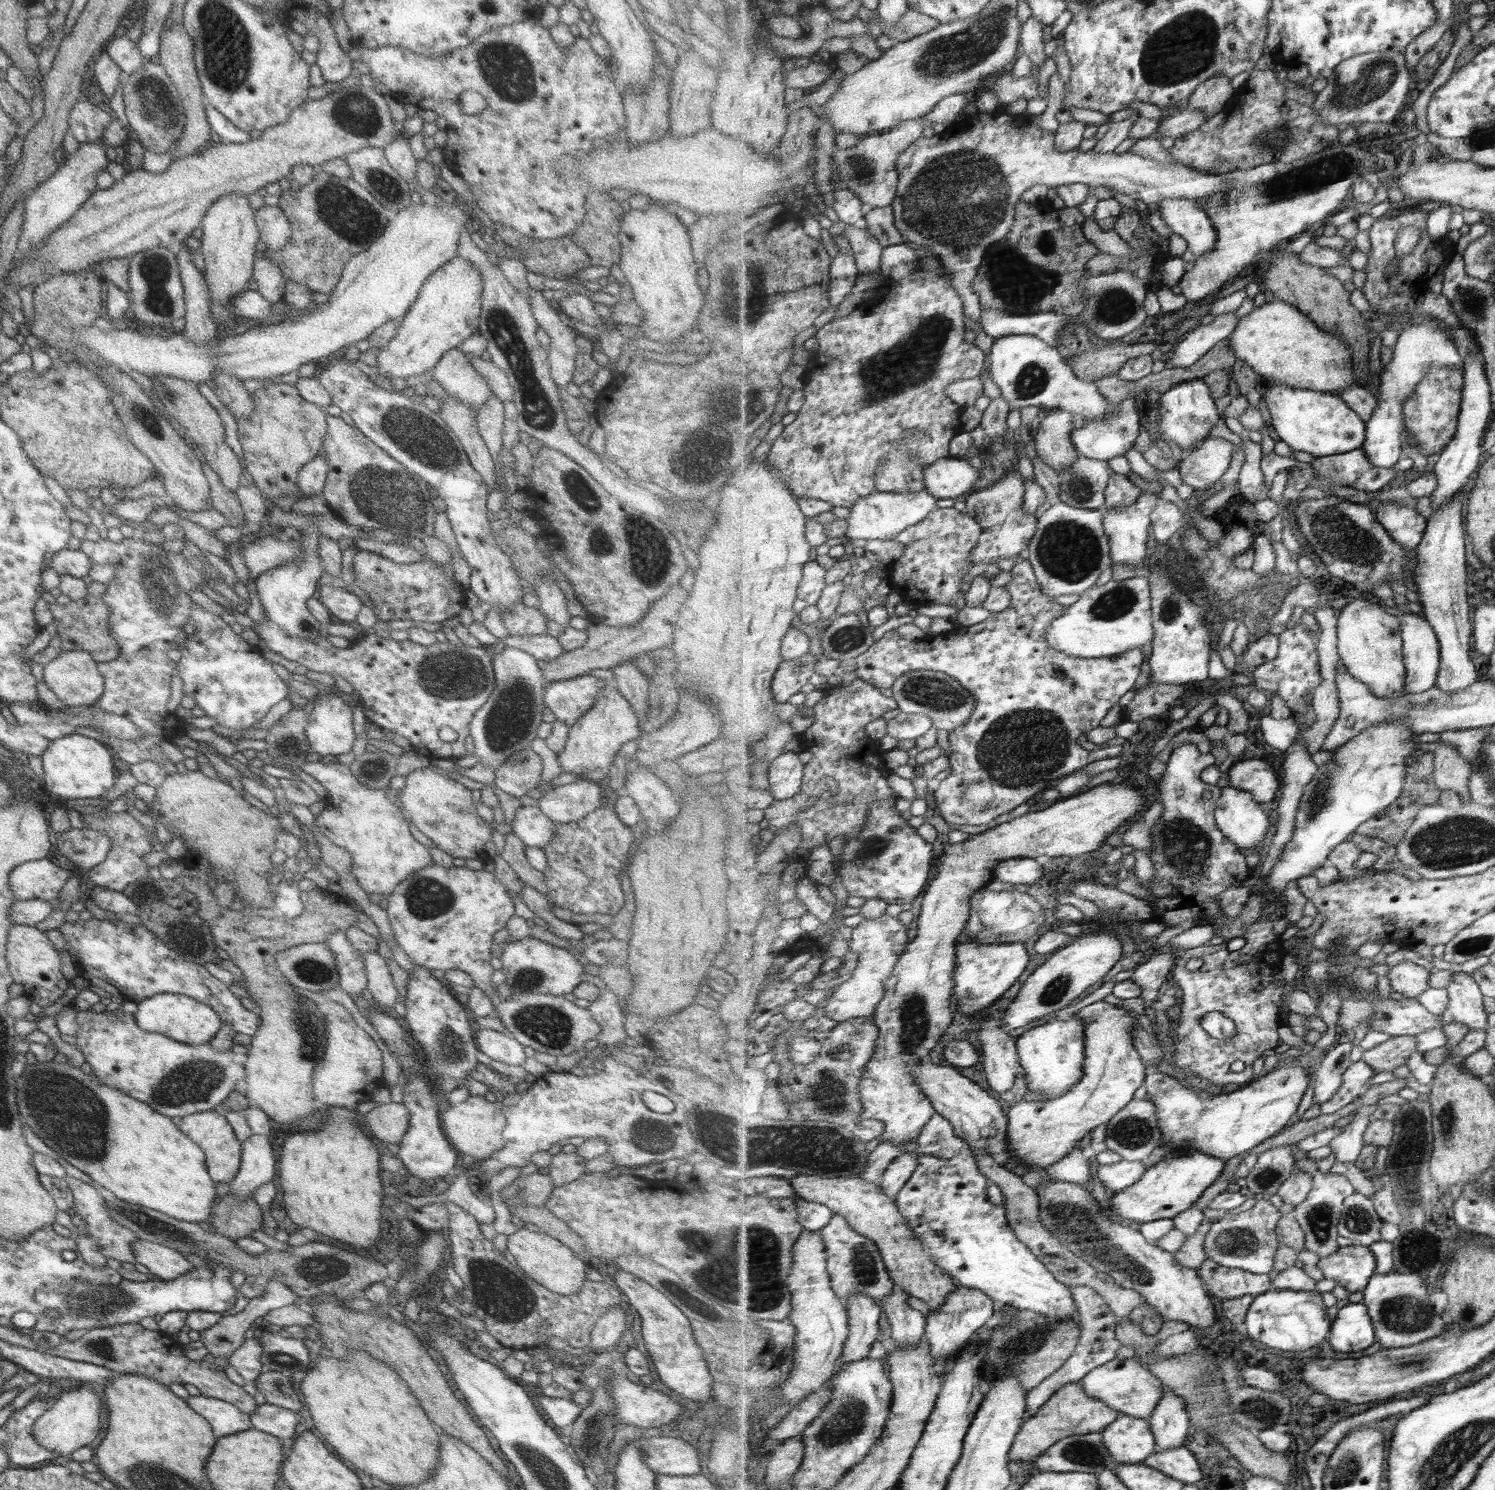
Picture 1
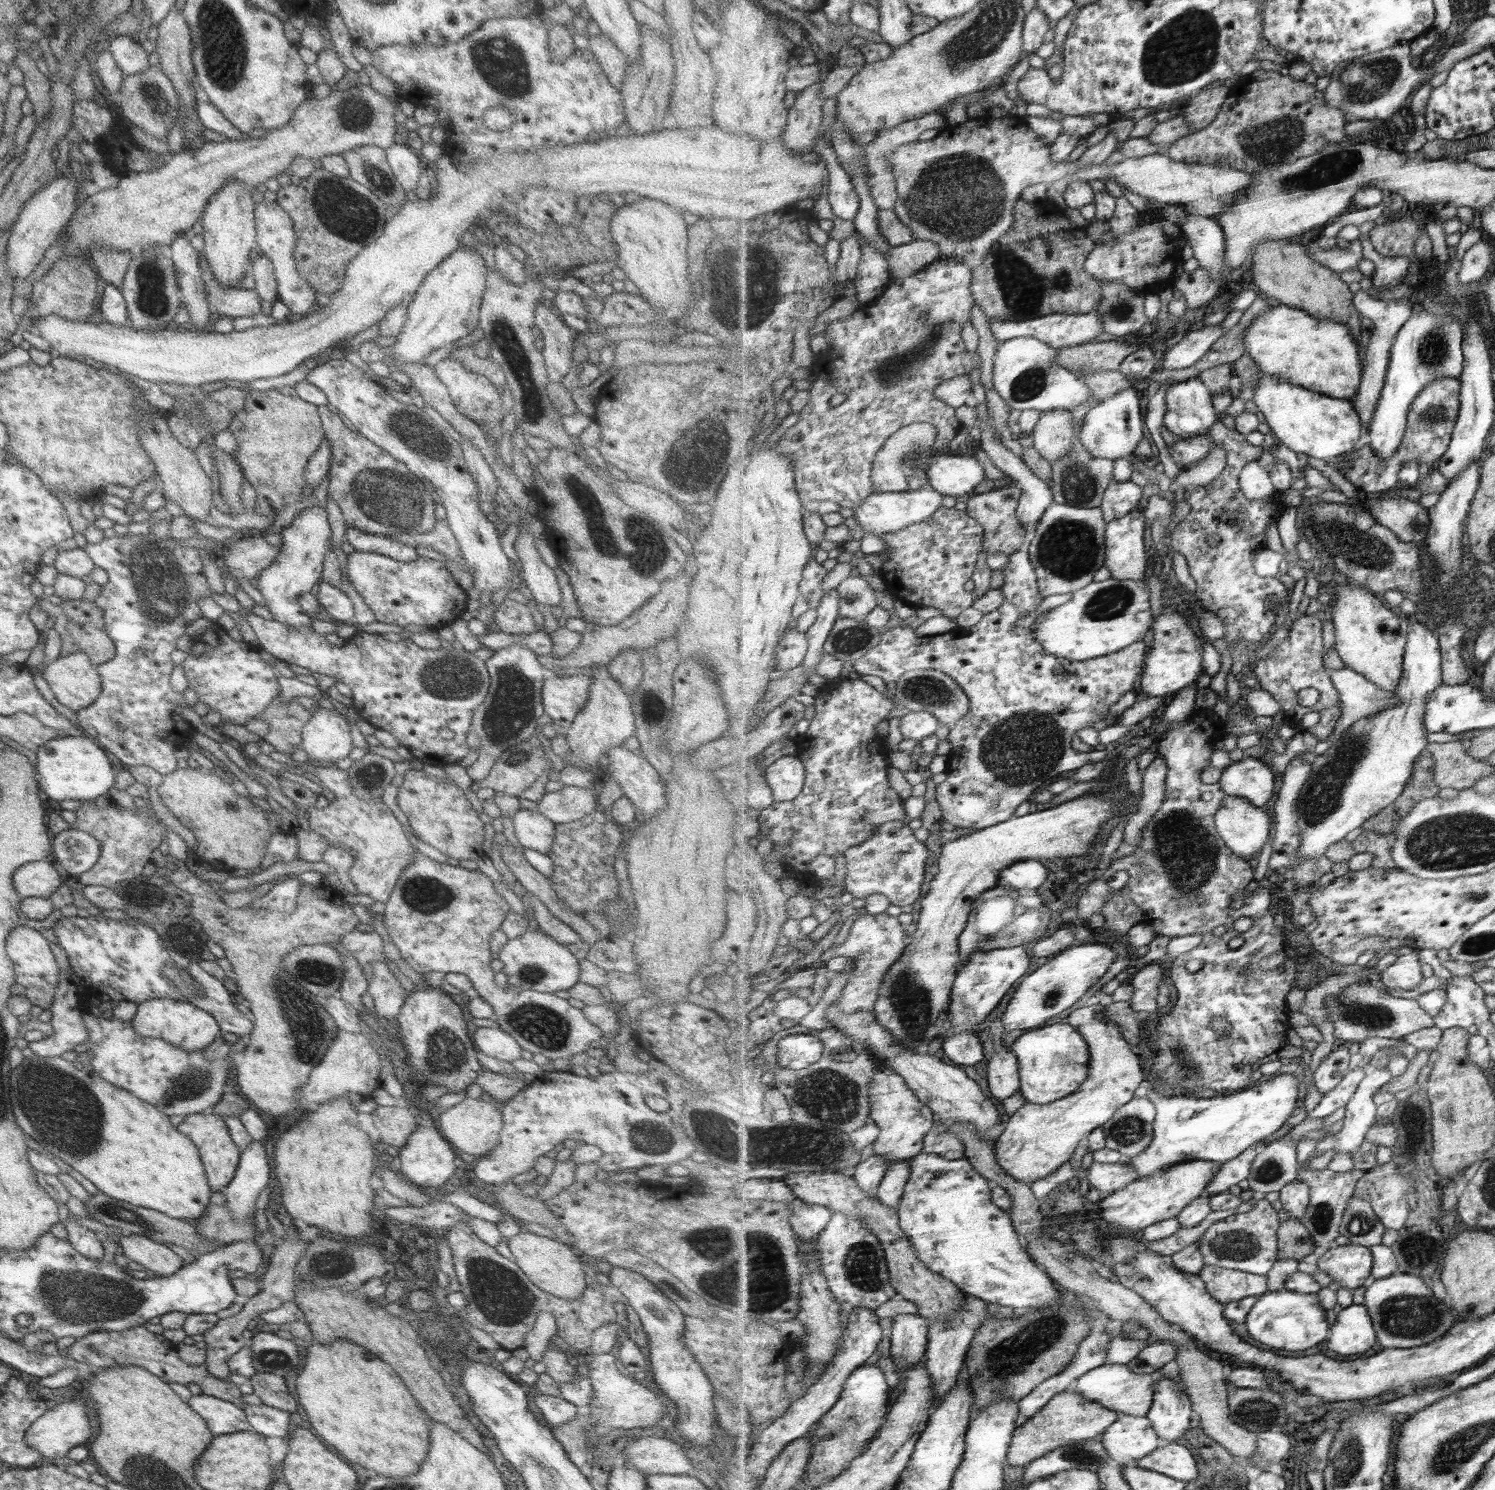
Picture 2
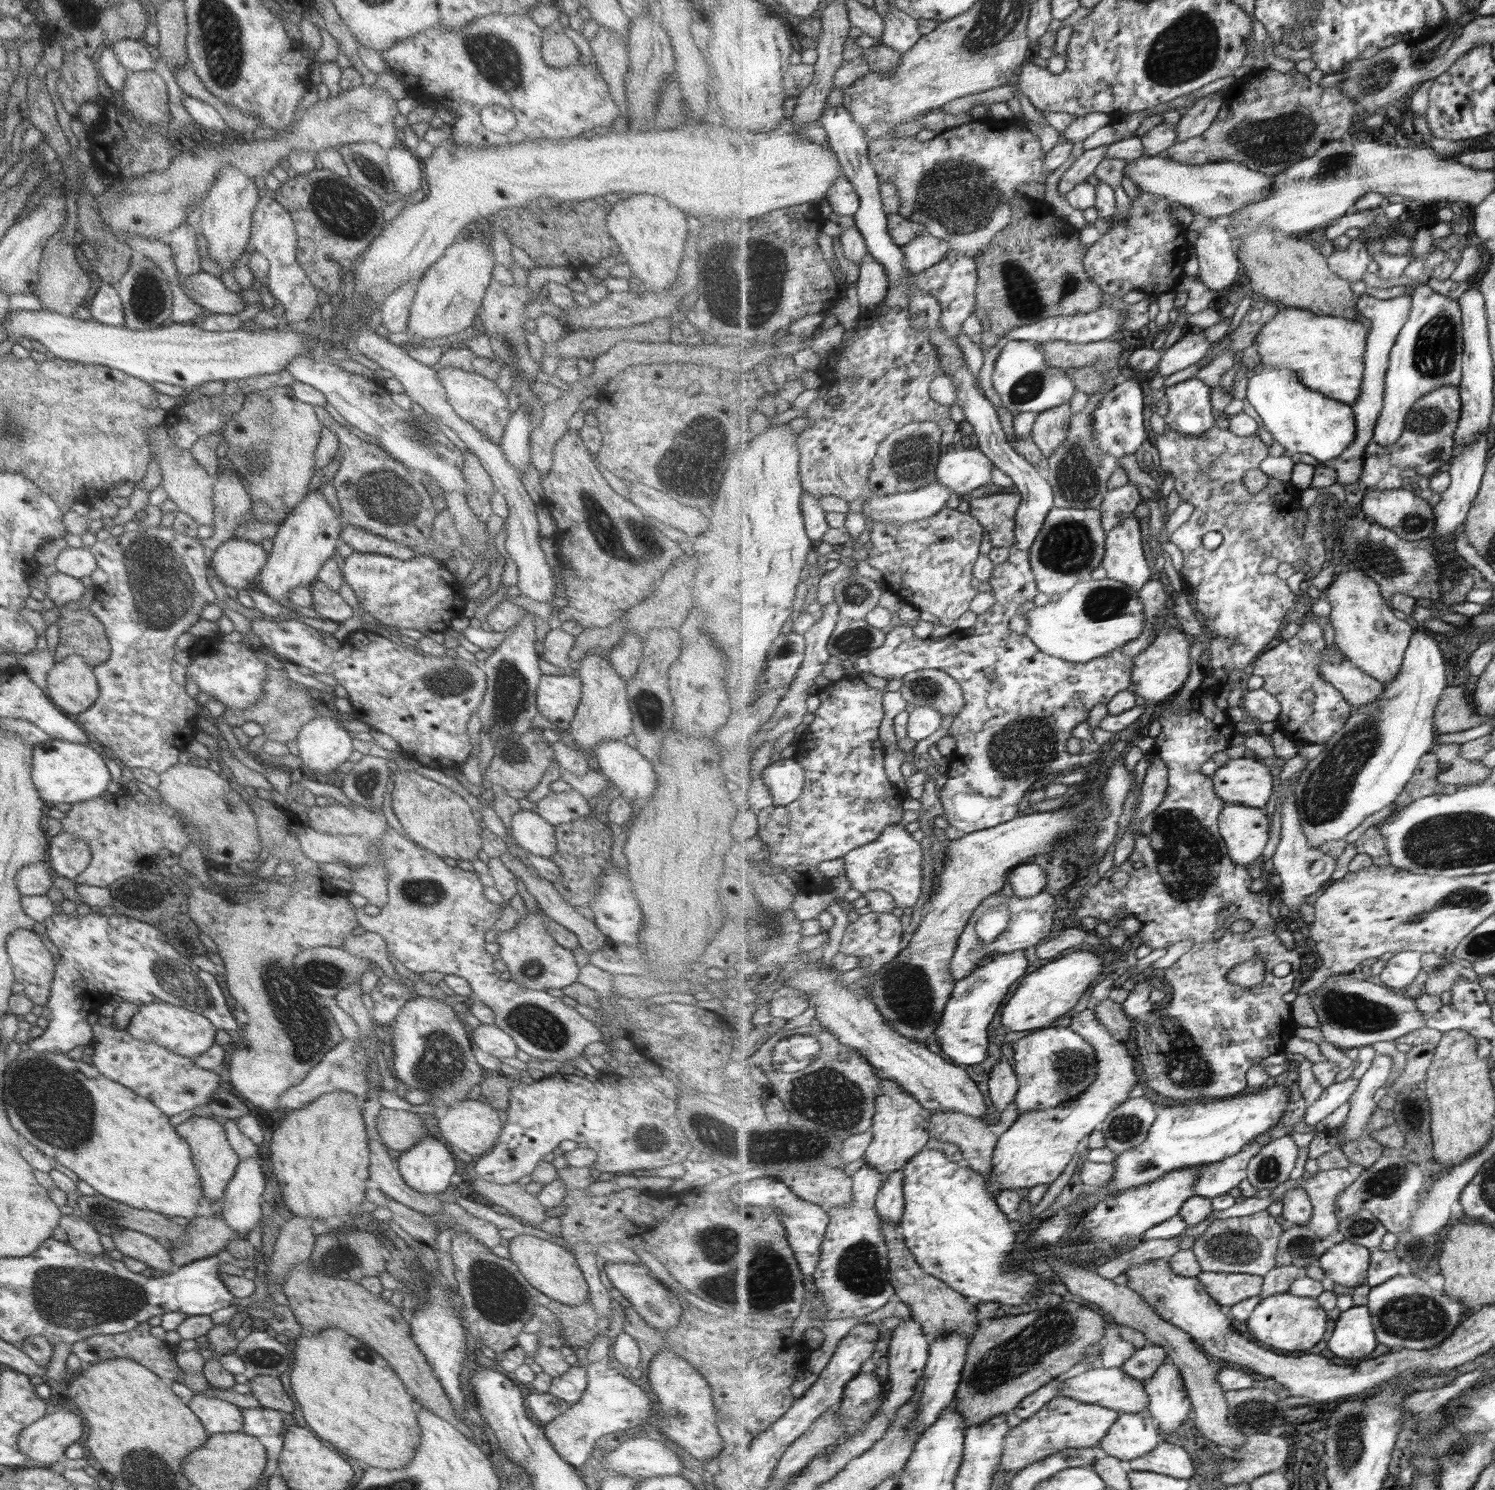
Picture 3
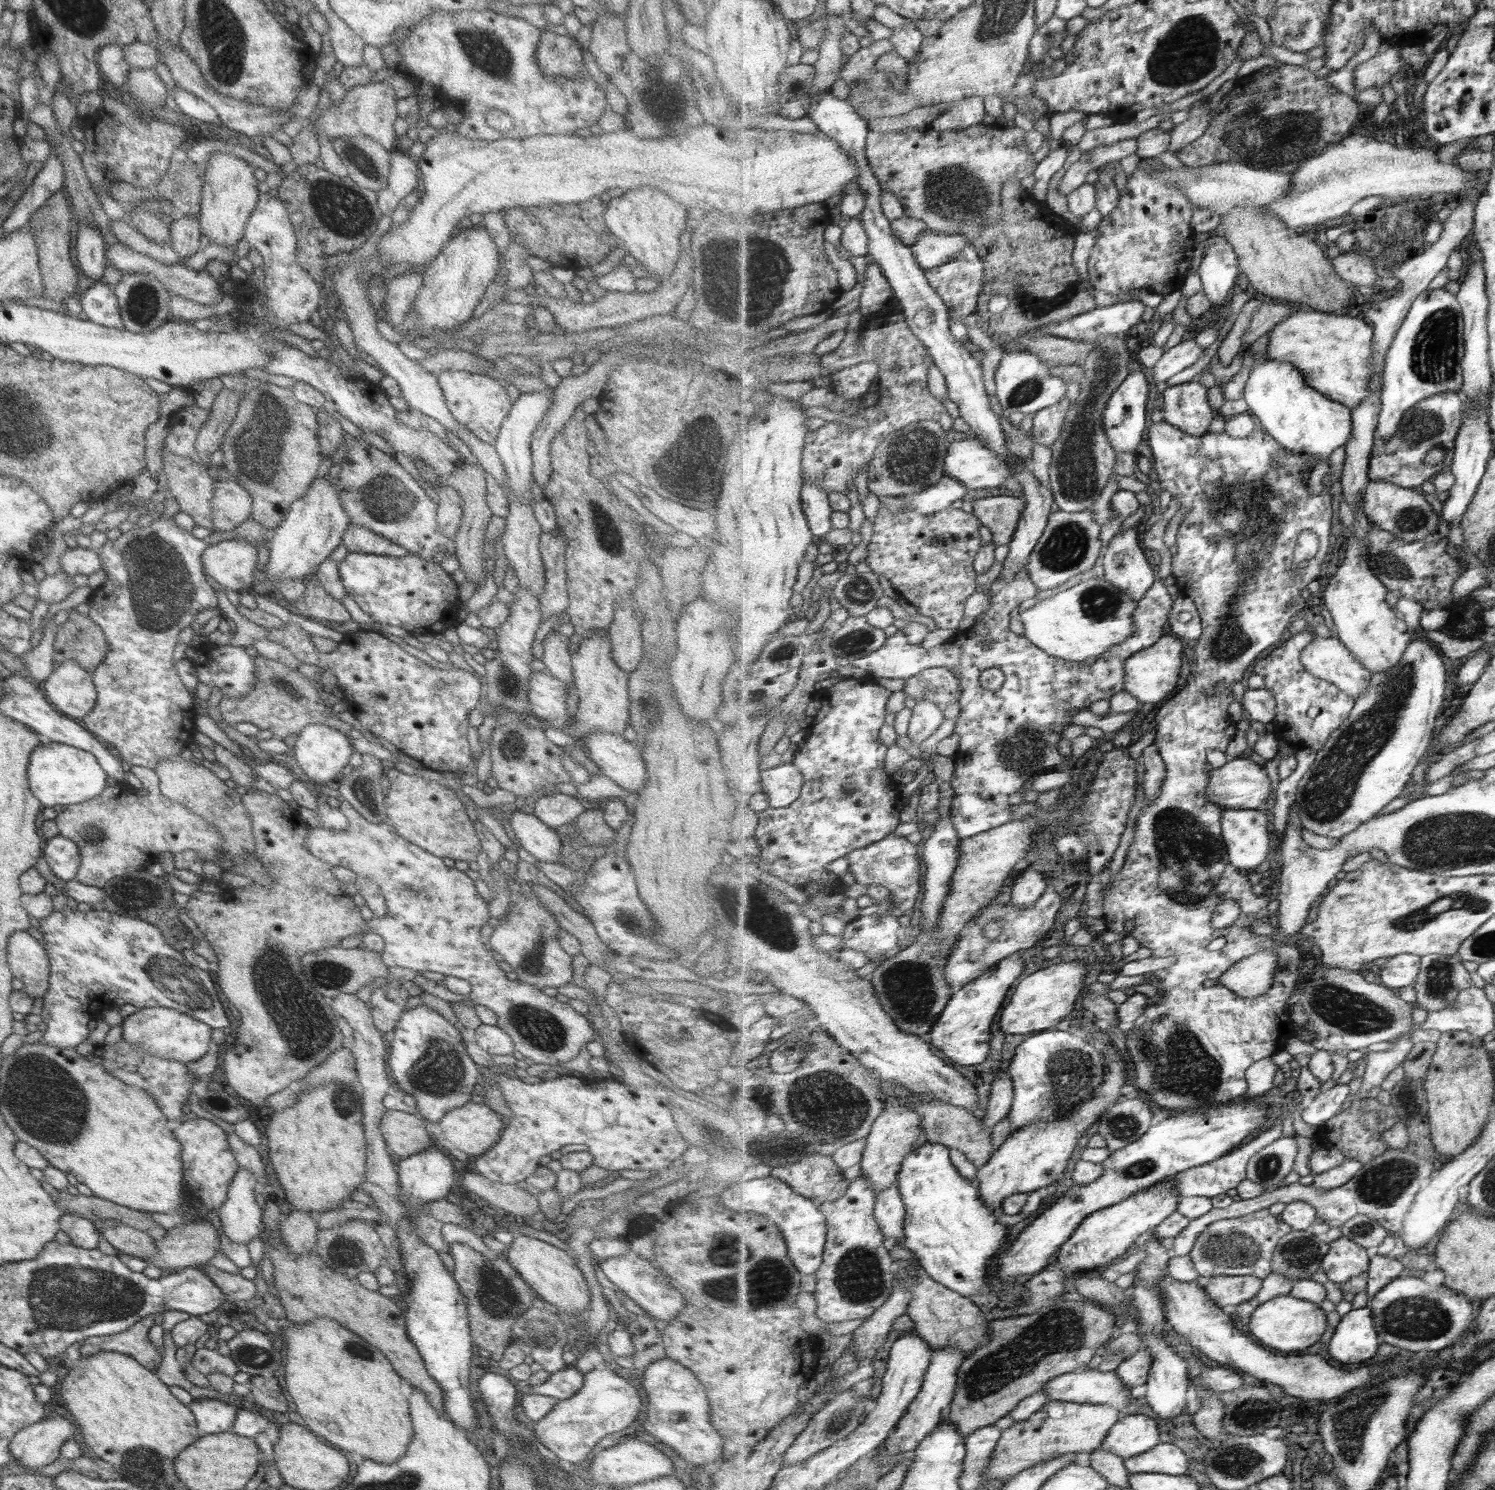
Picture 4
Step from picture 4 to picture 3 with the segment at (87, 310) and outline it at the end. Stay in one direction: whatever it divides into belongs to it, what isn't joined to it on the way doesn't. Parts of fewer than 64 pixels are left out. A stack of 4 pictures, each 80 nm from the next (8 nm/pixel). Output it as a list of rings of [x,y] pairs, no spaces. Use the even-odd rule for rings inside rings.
[[[101,283],[89,305],[85,307],[93,321],[111,326],[122,326],[124,323],[121,301],[111,285]]]

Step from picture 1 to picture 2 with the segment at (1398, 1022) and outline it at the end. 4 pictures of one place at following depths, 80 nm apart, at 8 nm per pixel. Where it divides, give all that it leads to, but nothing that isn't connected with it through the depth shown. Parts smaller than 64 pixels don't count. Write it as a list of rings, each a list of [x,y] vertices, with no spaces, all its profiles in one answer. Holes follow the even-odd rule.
[[[1355,983],[1342,989],[1335,997],[1325,999],[1325,1008],[1329,1020],[1335,1026],[1335,1038],[1344,1041],[1360,1043],[1367,1038],[1394,1038],[1403,1039],[1417,1030],[1436,1025],[1434,1016],[1431,1016],[1420,1004],[1418,999],[1405,999],[1390,996],[1381,988]]]

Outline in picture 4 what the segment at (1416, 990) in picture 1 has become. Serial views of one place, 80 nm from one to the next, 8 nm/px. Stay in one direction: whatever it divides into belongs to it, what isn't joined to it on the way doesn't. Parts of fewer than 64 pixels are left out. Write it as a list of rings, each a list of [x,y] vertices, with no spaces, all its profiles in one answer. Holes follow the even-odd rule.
[[[1402,954],[1391,957],[1381,966],[1380,982],[1387,988],[1398,991],[1417,980],[1421,967],[1422,956]]]

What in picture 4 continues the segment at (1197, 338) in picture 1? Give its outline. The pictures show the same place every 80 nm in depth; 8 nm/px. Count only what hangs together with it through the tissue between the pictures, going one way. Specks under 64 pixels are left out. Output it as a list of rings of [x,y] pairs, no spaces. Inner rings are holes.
[[[1193,337],[1189,340],[1181,340],[1178,345],[1165,351],[1161,360],[1152,368],[1155,384],[1166,383],[1175,374],[1193,366],[1201,358],[1203,350],[1204,348],[1201,348]]]

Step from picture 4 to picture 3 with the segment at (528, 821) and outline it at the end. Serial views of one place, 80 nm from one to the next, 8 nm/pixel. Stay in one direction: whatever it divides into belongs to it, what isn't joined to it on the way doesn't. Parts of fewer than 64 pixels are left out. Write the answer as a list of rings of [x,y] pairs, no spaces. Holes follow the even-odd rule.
[[[532,811],[516,812],[510,820],[509,832],[519,849],[550,858],[555,850],[554,826]]]

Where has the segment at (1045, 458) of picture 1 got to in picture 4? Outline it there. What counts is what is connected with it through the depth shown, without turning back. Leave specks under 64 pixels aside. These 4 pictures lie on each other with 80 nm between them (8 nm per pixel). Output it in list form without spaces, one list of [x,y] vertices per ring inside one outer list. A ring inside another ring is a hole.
[[[1065,398],[1049,408],[1034,413],[1032,438],[1037,443],[1051,449],[1063,433],[1063,423],[1065,423],[1071,405],[1069,399]]]

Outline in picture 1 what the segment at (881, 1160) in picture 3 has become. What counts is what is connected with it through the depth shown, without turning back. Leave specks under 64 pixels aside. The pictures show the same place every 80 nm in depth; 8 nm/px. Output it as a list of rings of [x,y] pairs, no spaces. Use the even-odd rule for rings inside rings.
[[[1100,784],[1088,789],[1084,793],[1072,795],[1066,799],[1060,798],[1053,803],[1044,805],[1041,809],[1015,817],[995,827],[973,834],[973,836],[947,845],[943,855],[939,858],[938,875],[928,883],[920,915],[916,919],[918,930],[915,938],[907,945],[906,951],[900,956],[894,968],[893,976],[886,982],[886,993],[883,1000],[877,1005],[873,1014],[874,1023],[879,1027],[879,1036],[876,1040],[875,1054],[867,1063],[866,1071],[859,1083],[863,1114],[861,1120],[869,1119],[883,1121],[885,1131],[881,1136],[882,1142],[893,1142],[895,1146],[907,1146],[905,1153],[917,1153],[919,1134],[935,1116],[934,1104],[925,1096],[923,1089],[914,1077],[914,1070],[918,1060],[928,1058],[928,1054],[937,1048],[945,1030],[954,1024],[954,972],[956,969],[956,952],[960,936],[967,928],[971,914],[968,912],[968,900],[975,891],[991,882],[994,876],[994,866],[999,861],[1010,858],[1034,858],[1047,860],[1050,857],[1071,858],[1081,857],[1097,851],[1113,830],[1121,828],[1123,824],[1131,823],[1142,814],[1147,796],[1145,792],[1131,786],[1131,784]]]

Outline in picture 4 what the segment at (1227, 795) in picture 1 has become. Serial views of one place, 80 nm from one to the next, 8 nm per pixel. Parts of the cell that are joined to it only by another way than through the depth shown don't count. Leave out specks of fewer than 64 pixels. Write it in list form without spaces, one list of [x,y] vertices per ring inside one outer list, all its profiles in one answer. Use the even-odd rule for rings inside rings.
[[[1225,809],[1222,816],[1222,835],[1230,854],[1231,864],[1247,874],[1265,868],[1267,856],[1271,852],[1271,832],[1269,830],[1269,816],[1263,810]]]

